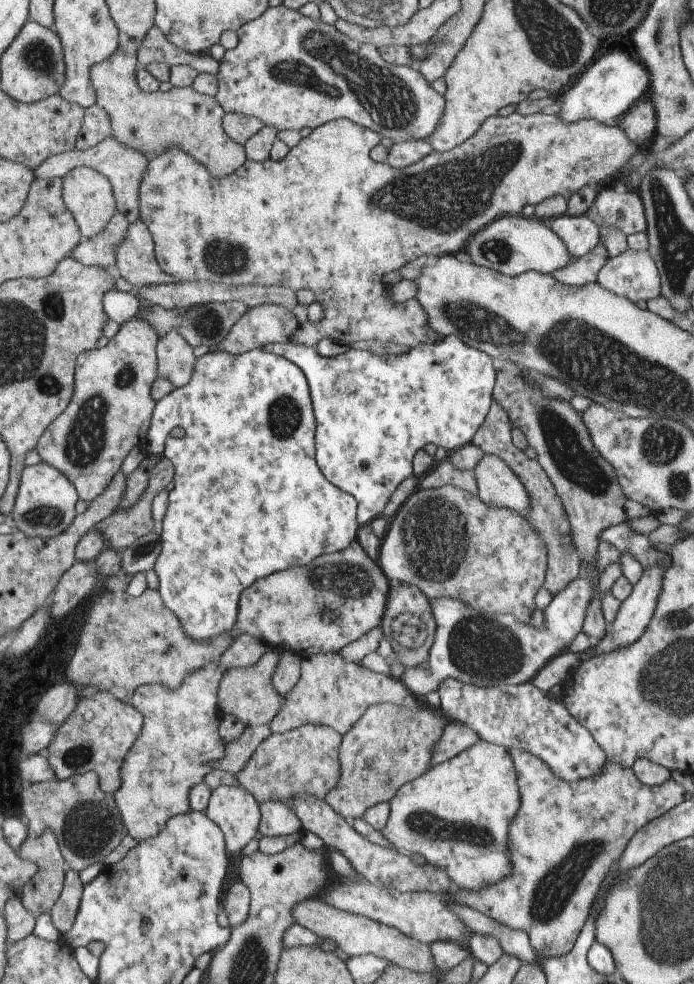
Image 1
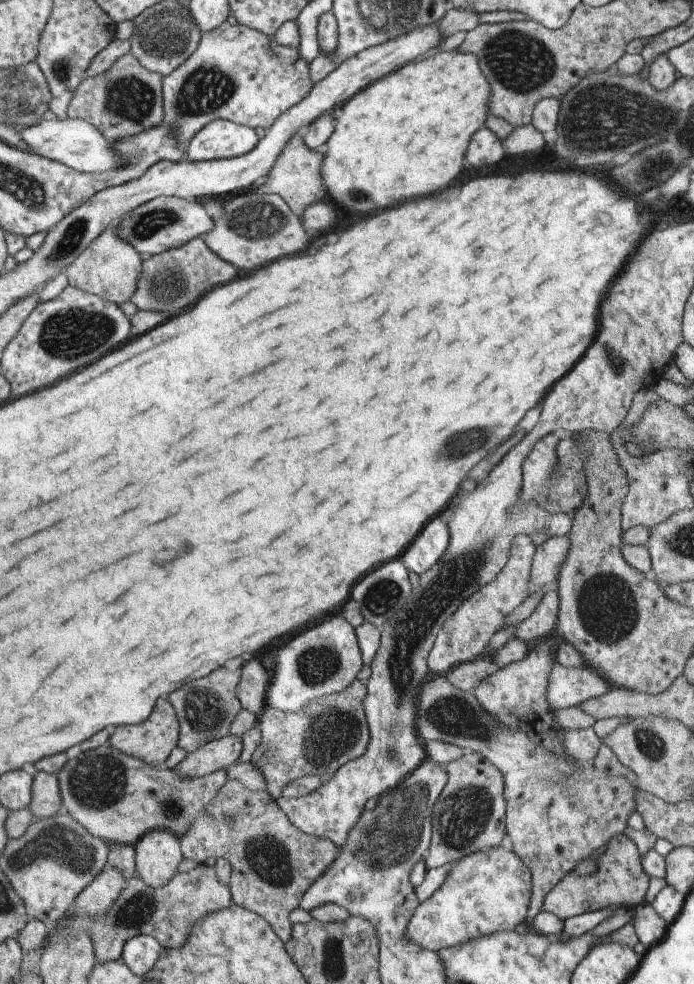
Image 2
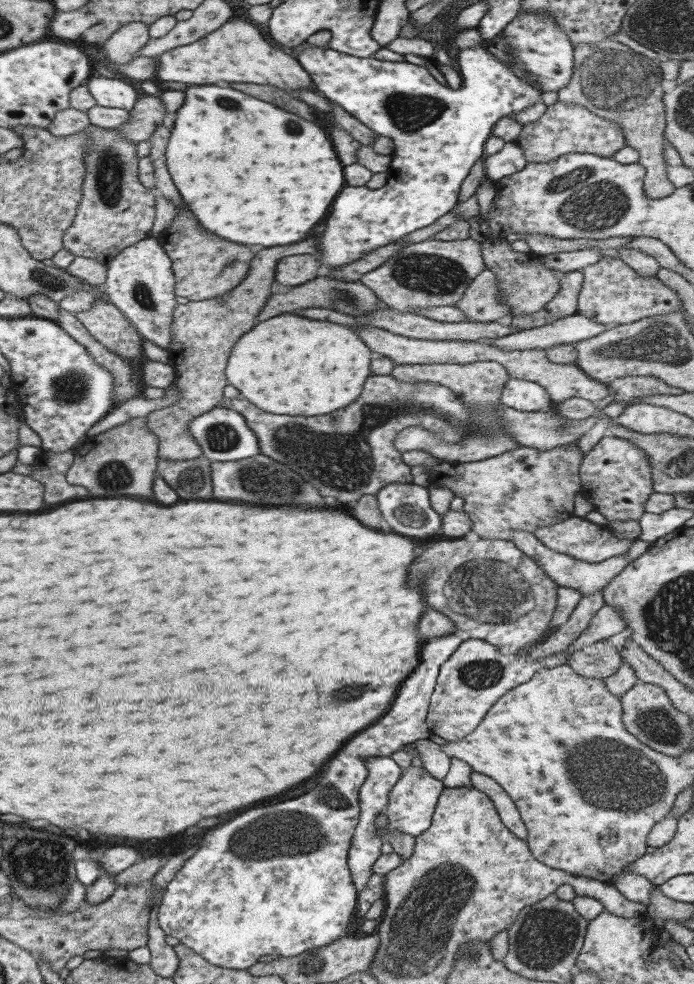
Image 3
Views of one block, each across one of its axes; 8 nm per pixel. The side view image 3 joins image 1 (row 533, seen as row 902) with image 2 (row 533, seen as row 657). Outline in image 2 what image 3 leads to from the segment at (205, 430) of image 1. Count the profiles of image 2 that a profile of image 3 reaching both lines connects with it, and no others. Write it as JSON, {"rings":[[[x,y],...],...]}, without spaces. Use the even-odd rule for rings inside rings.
{"rings":[[[433,518],[429,524],[425,524],[421,534],[417,534],[411,546],[403,552],[401,562],[405,570],[417,575],[425,572],[444,553],[448,538],[447,524],[439,518]]]}

